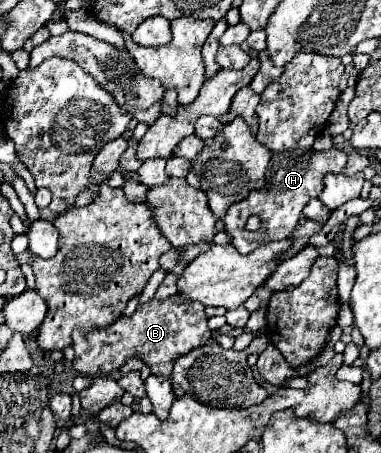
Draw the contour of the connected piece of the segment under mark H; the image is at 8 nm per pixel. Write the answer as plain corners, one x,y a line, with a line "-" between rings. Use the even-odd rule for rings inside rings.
335,146
331,150
325,150
325,152
297,148
297,150
291,150
291,152
273,154
273,156
283,156
283,158
273,160
273,164
269,166
269,170
265,174
267,188
263,192
249,194
249,198
243,200
243,202
233,204
227,212
227,216
223,218
223,222
227,224
227,234
233,238
233,246
241,254
249,254
265,242
275,242
275,240
289,238
291,232
295,230
295,226
299,222
299,216
301,216
303,208
307,206
307,202
311,198
317,198
319,192
325,188
323,178
327,174
341,174
343,168
347,166
347,158
349,158
347,152
343,152
-
253,214
257,214
261,218
261,228
257,232
247,232
245,222

